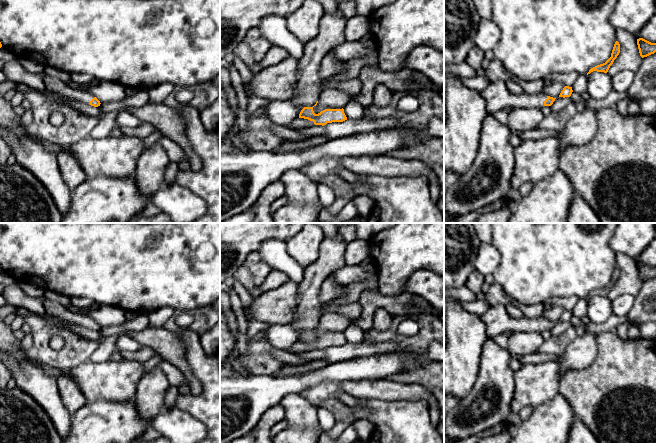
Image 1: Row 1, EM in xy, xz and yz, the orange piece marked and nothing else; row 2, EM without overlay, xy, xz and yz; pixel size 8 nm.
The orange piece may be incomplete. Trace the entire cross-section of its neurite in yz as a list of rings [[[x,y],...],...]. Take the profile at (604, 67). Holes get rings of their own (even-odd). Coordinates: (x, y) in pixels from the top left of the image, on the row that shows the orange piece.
[[[616,41],[615,44],[614,44],[612,53],[611,53],[611,57],[605,63],[597,65],[597,66],[591,68],[589,70],[589,72],[587,73],[587,75],[590,74],[593,71],[607,73],[610,66],[613,64],[614,60],[617,58],[619,53],[620,53],[620,44],[619,44],[618,41]]]

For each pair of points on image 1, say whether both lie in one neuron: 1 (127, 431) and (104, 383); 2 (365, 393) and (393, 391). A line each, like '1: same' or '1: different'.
1: different
2: same

